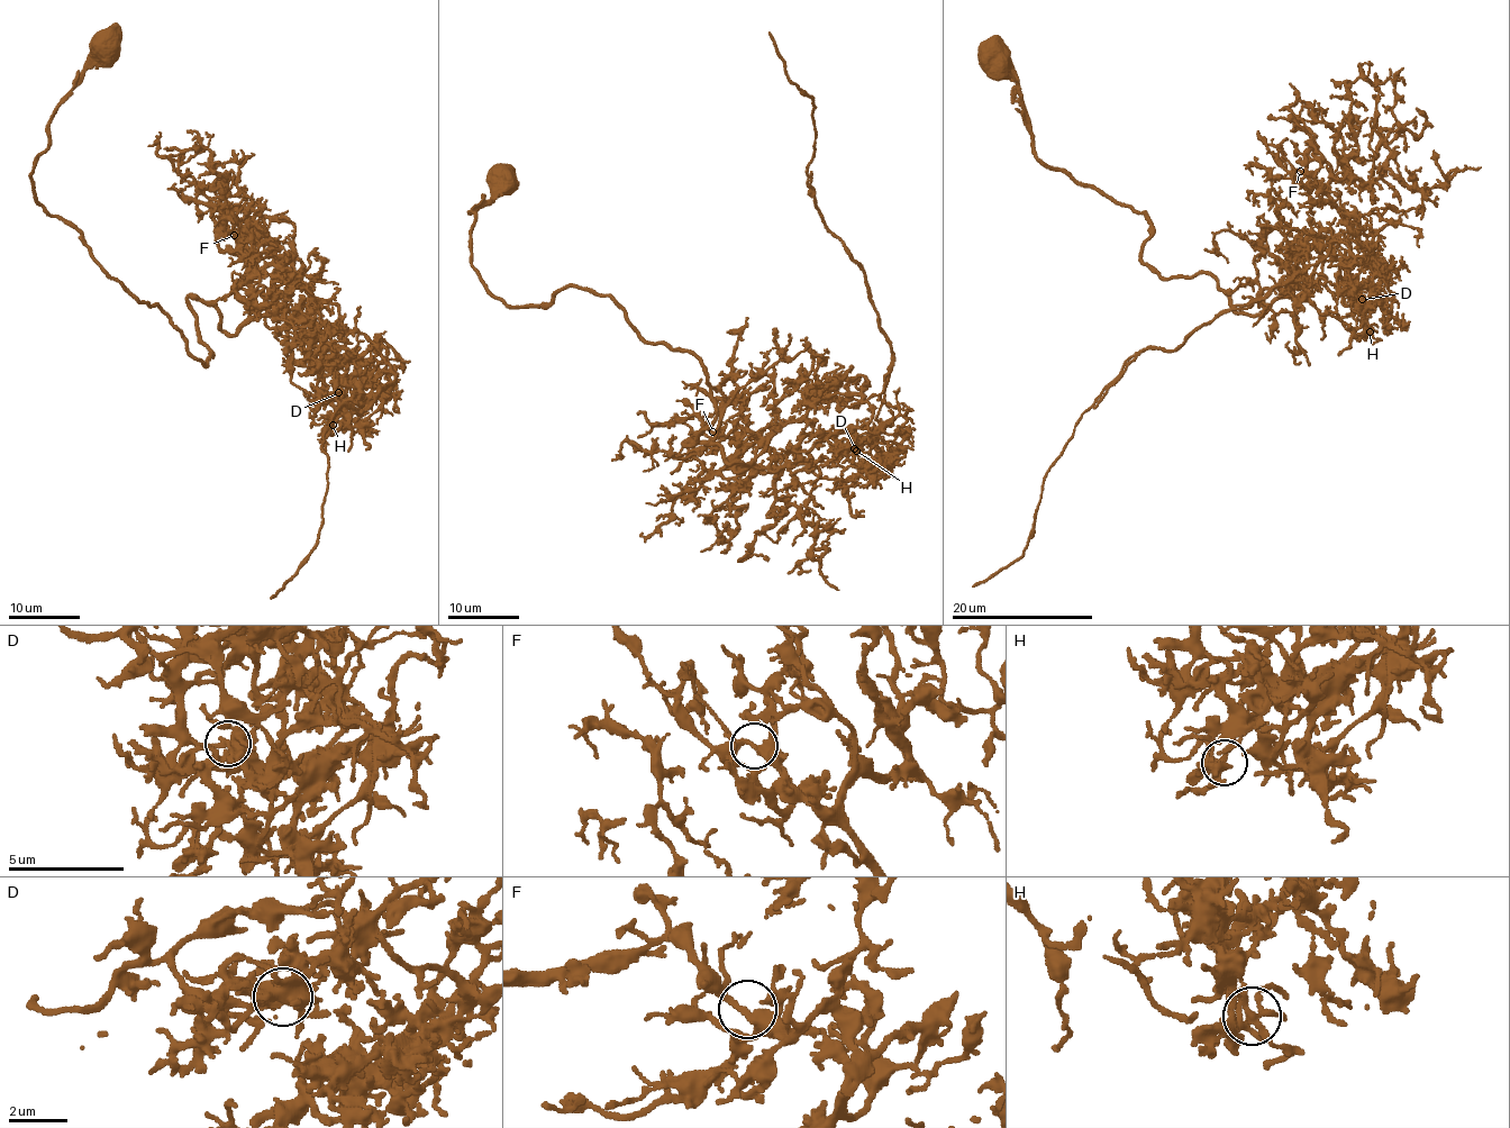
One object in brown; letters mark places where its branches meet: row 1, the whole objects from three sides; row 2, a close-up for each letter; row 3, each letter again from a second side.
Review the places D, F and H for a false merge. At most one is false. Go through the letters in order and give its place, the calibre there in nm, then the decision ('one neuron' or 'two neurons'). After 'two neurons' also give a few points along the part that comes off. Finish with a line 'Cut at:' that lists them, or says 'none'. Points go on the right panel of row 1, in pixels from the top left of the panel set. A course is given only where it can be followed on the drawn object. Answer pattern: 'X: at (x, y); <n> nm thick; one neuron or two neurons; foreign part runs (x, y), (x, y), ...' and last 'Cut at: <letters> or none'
D: at (1362, 299); 220 nm thick; two neurons; foreign part runs (1361, 299), (1357, 308), (1321, 279), (1293, 280), (1174, 349), (1145, 348), (1046, 473), (1024, 553), (973, 587)
F: at (1300, 171); 260 nm thick; one neuron
H: at (1370, 331); 200 nm thick; one neuron
Cut at: D

